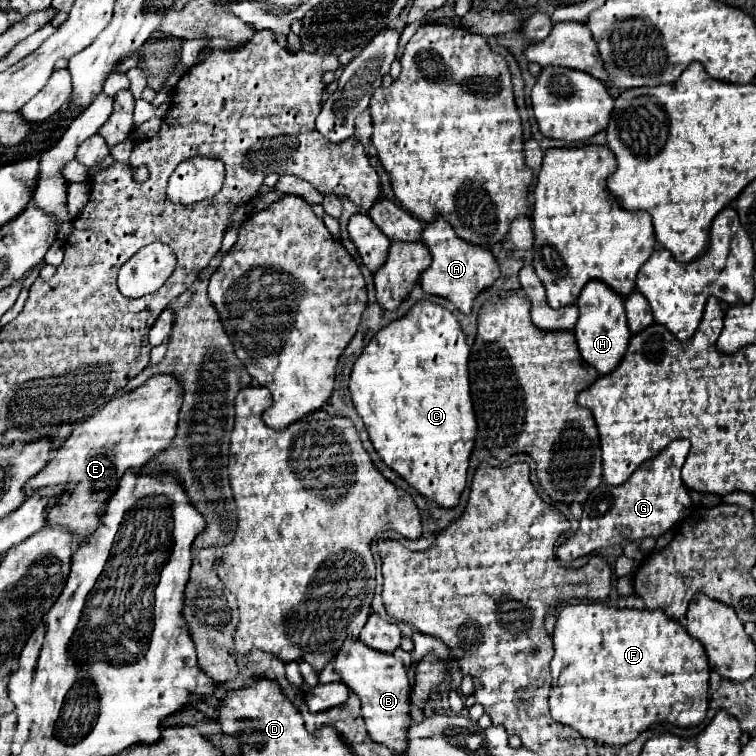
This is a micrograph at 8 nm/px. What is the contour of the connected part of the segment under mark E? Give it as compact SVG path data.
M158 374L148 378L136 390L112 398L102 410L82 422L52 454L52 460L46 464L46 468L34 476L34 480L30 480L30 488L26 488L26 492L34 492L46 486L68 486L68 492L52 508L48 524L66 526L80 538L88 536L88 532L94 532L102 516L102 508L114 494L114 488L118 488L122 474L128 468L138 472L148 458L164 450L174 440L182 394L184 388L180 378L172 374Z

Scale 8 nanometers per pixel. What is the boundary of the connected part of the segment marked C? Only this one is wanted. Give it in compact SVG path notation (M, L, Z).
M422 300L418 302L404 318L392 322L390 326L382 328L372 340L370 344L364 348L364 352L358 356L354 368L352 368L352 374L350 374L350 394L352 394L352 400L354 400L354 406L360 414L360 418L364 420L364 426L366 426L366 432L370 436L370 442L372 446L376 448L378 456L384 460L384 464L388 468L392 468L400 478L404 478L416 492L420 492L424 498L430 498L434 500L438 506L442 508L454 508L458 506L460 502L460 494L464 492L466 488L466 474L468 474L468 462L470 462L470 454L472 454L472 448L474 448L474 440L476 440L476 416L474 416L474 408L472 408L472 398L470 398L470 380L468 380L468 358L470 358L470 346L468 346L468 340L466 340L466 334L462 332L456 316L430 302L430 300Z

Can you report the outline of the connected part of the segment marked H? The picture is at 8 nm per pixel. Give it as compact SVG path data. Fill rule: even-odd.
M592 280L590 284L586 284L586 288L582 290L576 304L580 308L580 318L578 318L578 324L574 328L574 334L578 340L580 354L582 354L586 364L590 364L598 370L600 376L606 376L608 372L618 368L620 360L626 354L628 342L632 338L632 334L628 330L628 322L626 322L624 298L618 296L612 288L604 286L602 282Z

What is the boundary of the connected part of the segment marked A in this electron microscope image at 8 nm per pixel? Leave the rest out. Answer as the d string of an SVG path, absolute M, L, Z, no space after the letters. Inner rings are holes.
M442 218L426 224L426 228L422 232L422 240L432 254L432 264L420 278L422 290L426 294L446 298L462 314L470 314L476 296L480 292L484 292L486 288L490 288L496 282L496 278L500 276L500 268L498 268L498 262L494 260L492 252L486 248L478 248L474 244L466 244L464 240L454 236L454 230L450 228L450 224L446 224L446 220L442 220Z

